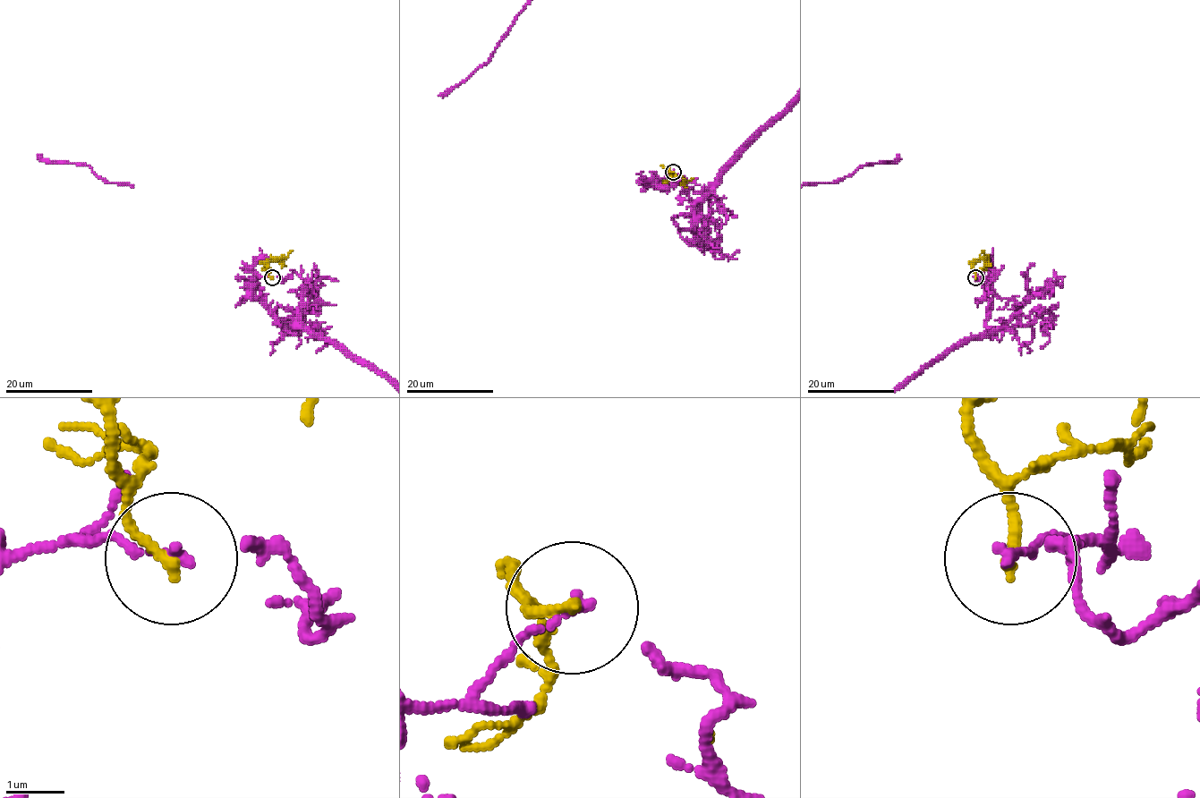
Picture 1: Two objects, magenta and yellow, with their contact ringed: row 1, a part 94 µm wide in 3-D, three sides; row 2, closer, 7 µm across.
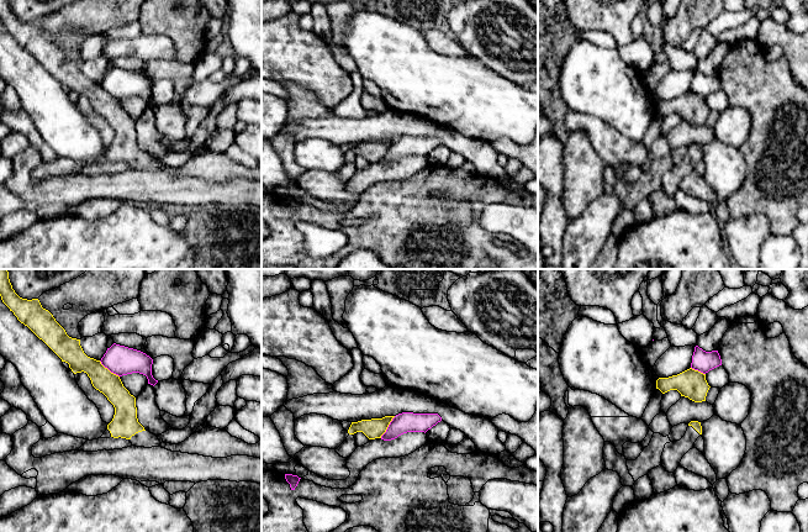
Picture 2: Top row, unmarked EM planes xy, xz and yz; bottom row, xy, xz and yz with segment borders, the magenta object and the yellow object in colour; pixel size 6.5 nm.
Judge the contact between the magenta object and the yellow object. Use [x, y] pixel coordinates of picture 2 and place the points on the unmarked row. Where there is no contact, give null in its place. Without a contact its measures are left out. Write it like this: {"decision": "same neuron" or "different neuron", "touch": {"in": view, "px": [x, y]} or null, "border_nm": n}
{"decision": "different neuron", "touch": {"in": "xz", "px": [387, 151]}, "border_nm": 170}

